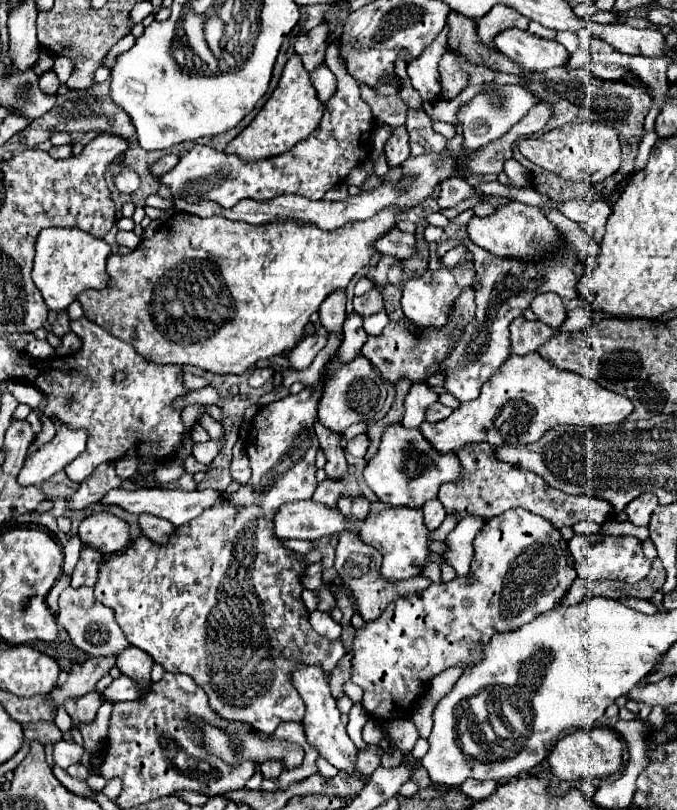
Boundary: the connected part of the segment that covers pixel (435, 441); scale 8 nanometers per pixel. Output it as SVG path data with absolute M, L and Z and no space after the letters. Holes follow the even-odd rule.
M537 352L517 356L513 354L485 386L481 386L479 398L461 402L453 414L441 422L419 426L425 440L441 454L459 452L467 444L489 442L493 446L525 446L537 442L547 430L563 424L577 426L603 426L623 422L633 412L629 398L609 392L599 384L587 380L581 374L557 370L549 366ZM525 400L531 408L525 408Z

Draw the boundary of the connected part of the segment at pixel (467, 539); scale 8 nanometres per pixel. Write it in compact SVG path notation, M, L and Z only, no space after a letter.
M467 516L457 522L457 526L449 532L445 538L447 550L441 554L441 558L455 568L457 576L467 576L469 574L469 564L473 558L473 538L483 526L483 518L477 516Z

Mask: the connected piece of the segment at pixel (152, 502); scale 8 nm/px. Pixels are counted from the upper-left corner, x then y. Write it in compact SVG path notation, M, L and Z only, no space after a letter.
M113 488L109 490L103 498L101 504L111 504L111 506L119 506L123 510L127 510L129 514L153 514L159 518L169 520L173 526L183 526L185 522L197 518L203 510L211 508L215 504L215 500L221 498L221 492L215 492L211 488L205 490L193 490L193 492L185 492L185 490L165 490L165 488L139 488L139 490L123 490L123 488Z

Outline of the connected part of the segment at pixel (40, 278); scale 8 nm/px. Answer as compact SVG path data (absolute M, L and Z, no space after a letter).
M45 228L37 236L37 252L33 264L33 282L43 294L43 300L49 310L65 310L79 292L87 288L105 288L107 286L107 256L111 246L79 228Z

